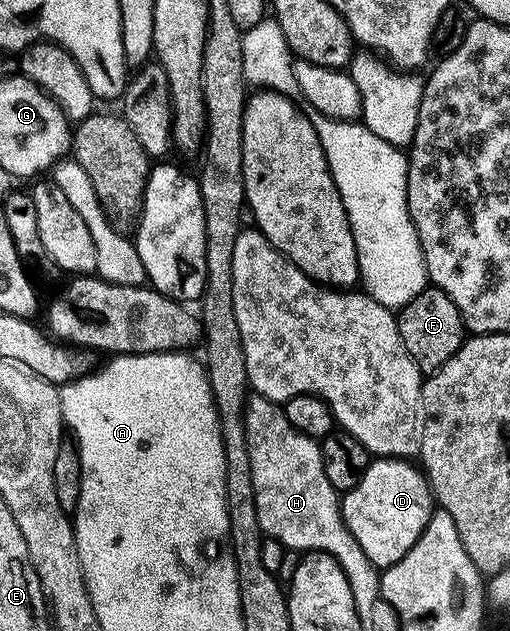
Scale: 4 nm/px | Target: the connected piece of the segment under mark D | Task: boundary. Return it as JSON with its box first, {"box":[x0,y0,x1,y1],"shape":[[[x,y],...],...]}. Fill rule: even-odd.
{"box":[341,459,436,570],"shape":[[[375,459],[370,469],[364,474],[362,481],[356,486],[356,490],[345,493],[341,497],[342,517],[346,523],[346,529],[356,538],[360,544],[360,550],[368,554],[368,562],[372,562],[379,570],[385,570],[396,566],[420,542],[428,522],[436,511],[434,493],[430,490],[430,481],[421,467],[405,460]]]}

